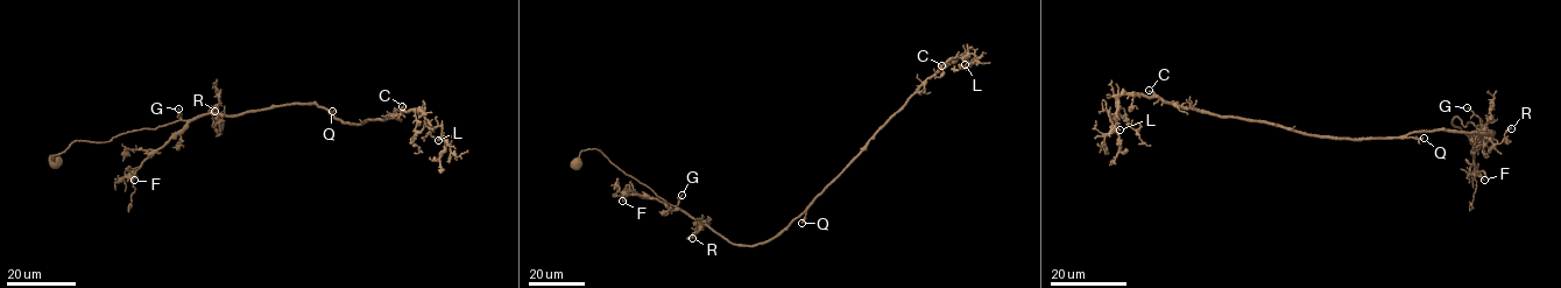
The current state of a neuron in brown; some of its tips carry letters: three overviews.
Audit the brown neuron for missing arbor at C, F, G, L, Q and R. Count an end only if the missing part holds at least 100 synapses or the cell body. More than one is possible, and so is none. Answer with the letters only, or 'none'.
none

